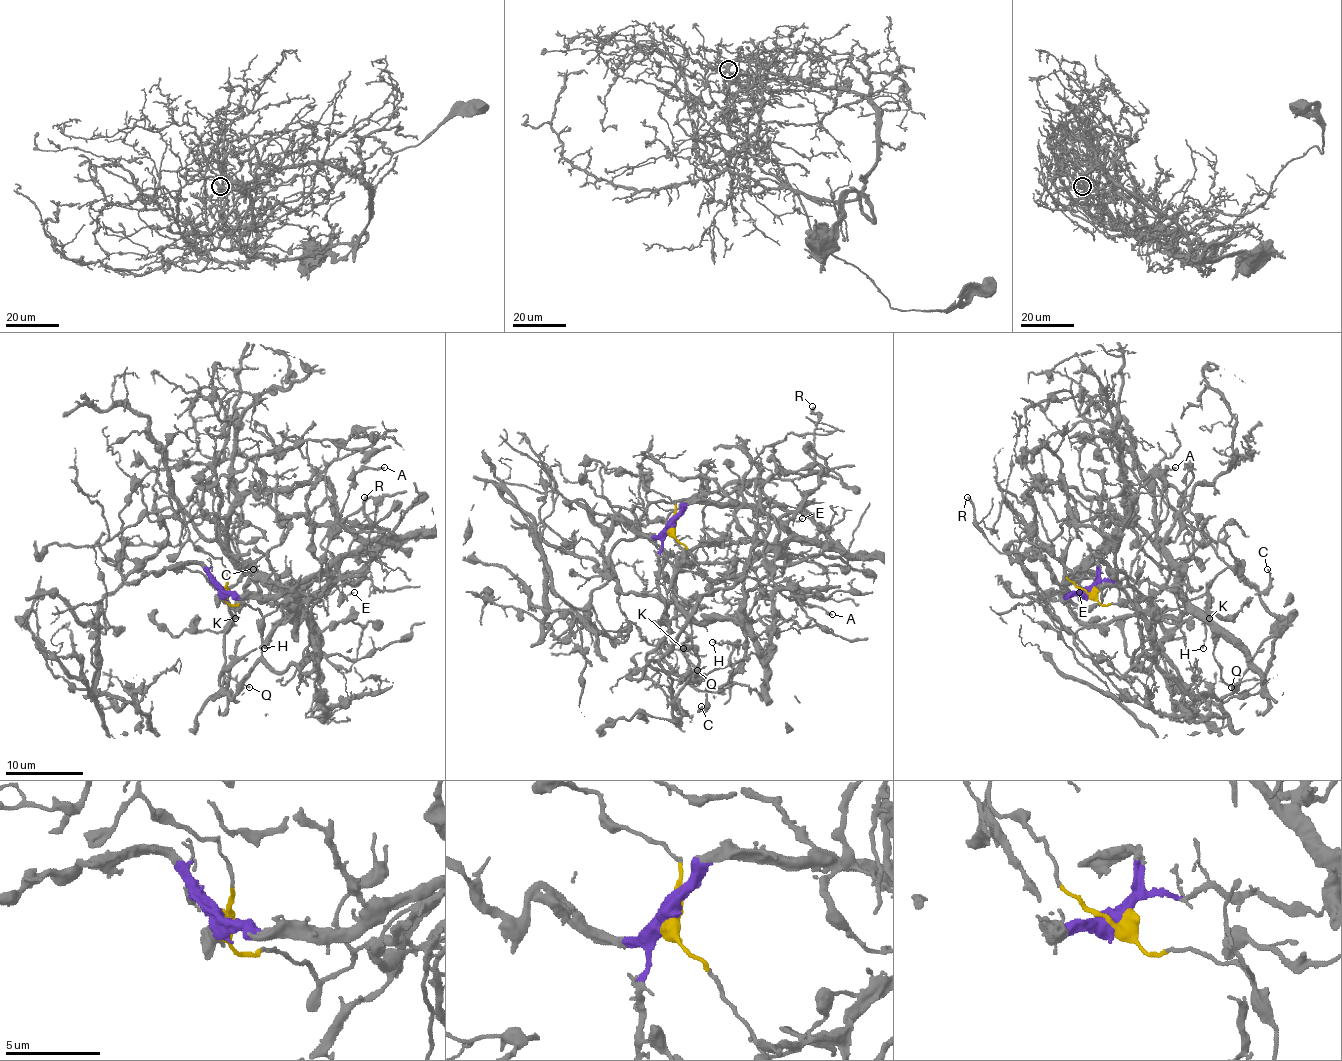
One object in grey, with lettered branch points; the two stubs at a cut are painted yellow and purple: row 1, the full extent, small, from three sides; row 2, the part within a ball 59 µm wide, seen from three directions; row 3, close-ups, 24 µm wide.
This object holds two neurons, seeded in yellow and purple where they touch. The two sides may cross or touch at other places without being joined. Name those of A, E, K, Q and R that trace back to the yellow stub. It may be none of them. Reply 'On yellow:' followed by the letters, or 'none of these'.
On yellow: A, K, Q

